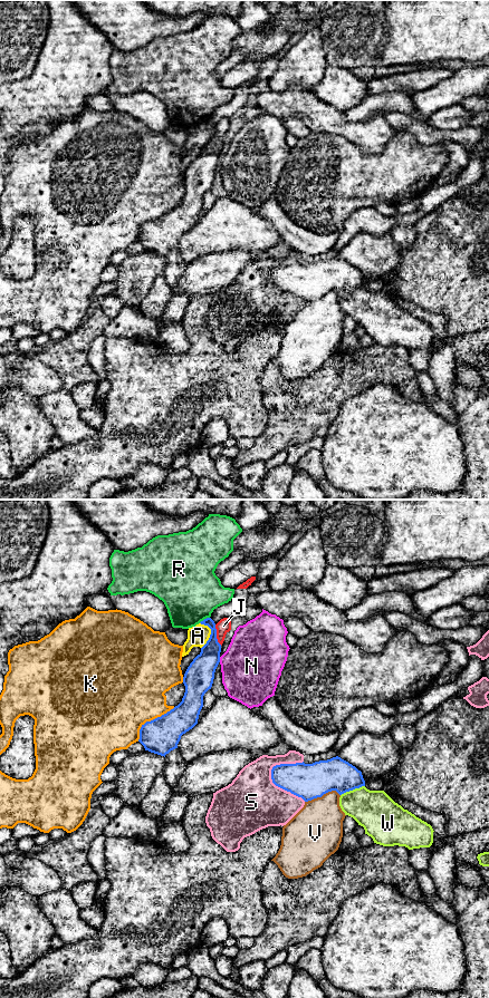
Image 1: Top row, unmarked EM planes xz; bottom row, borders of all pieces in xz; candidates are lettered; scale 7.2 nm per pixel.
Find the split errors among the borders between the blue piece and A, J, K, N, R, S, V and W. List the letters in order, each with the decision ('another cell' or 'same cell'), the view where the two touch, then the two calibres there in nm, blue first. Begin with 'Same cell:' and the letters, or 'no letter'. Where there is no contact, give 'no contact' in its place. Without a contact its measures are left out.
Same cell: W
A: another cell; meets blue in xz; 180 nm thick on the blue side, 150 nm on the other
J: another cell; meets blue in xz; 180 nm thick on the blue side, 100 nm on the other
K: another cell; meets blue in xz; 260 nm thick on the blue side, 480 nm on the other
N: another cell; meets blue in xz; 220 nm thick on the blue side, 440 nm on the other
R: another cell; meets blue in xz; 140 nm thick on the blue side, 420 nm on the other
S: another cell; meets blue in xz; 260 nm thick on the blue side, 400 nm on the other
V: another cell; meets blue in xz; 260 nm thick on the blue side, 360 nm on the other
W: same cell; meets blue in xz; 240 nm thick on the blue side, 300 nm on the other

